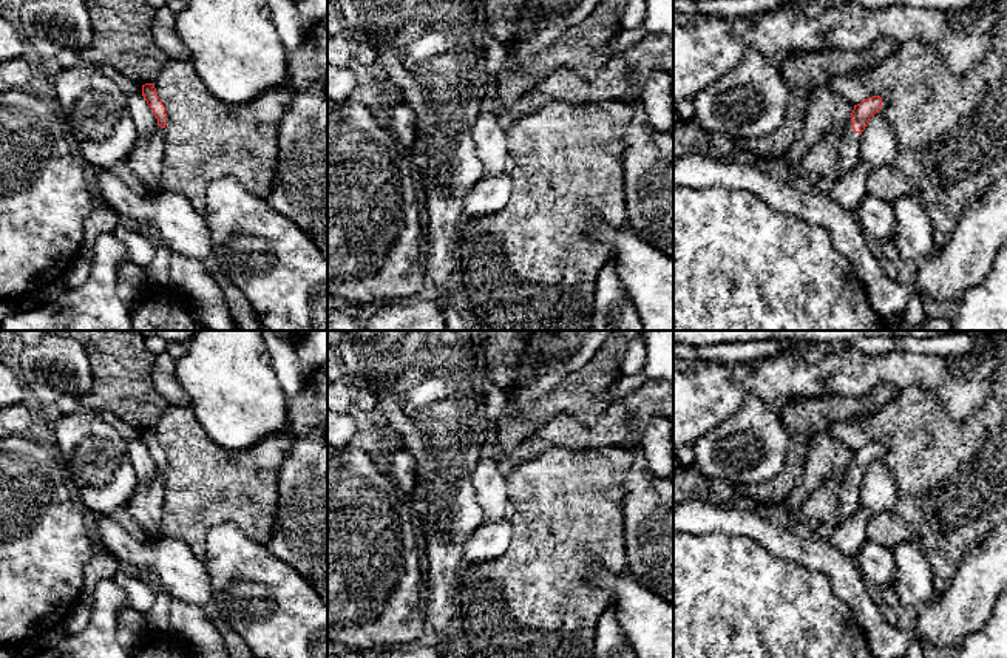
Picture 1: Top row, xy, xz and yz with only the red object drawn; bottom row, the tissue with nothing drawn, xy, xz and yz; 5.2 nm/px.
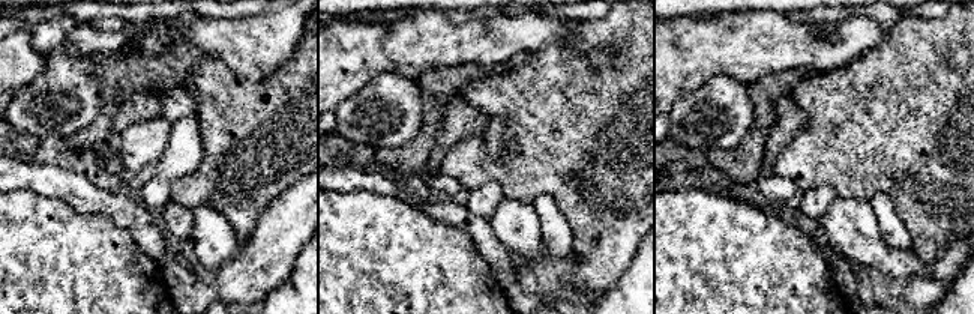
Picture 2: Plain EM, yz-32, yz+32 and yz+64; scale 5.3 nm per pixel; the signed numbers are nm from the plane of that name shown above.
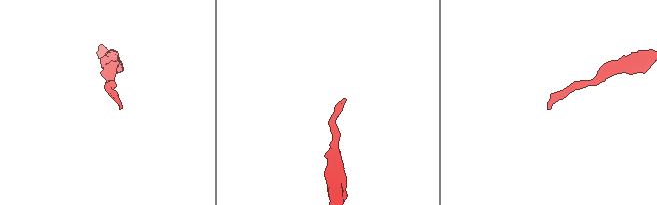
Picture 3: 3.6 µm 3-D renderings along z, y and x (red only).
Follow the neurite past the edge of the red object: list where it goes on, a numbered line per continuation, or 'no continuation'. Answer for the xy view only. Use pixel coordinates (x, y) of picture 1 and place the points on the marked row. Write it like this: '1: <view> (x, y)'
no continuation

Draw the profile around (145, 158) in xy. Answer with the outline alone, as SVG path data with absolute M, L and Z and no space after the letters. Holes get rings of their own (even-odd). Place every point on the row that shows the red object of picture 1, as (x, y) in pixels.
M156 125L148 137L137 139L125 162L137 176L148 196L158 196L165 190L161 185L162 158L165 151L165 131Z

